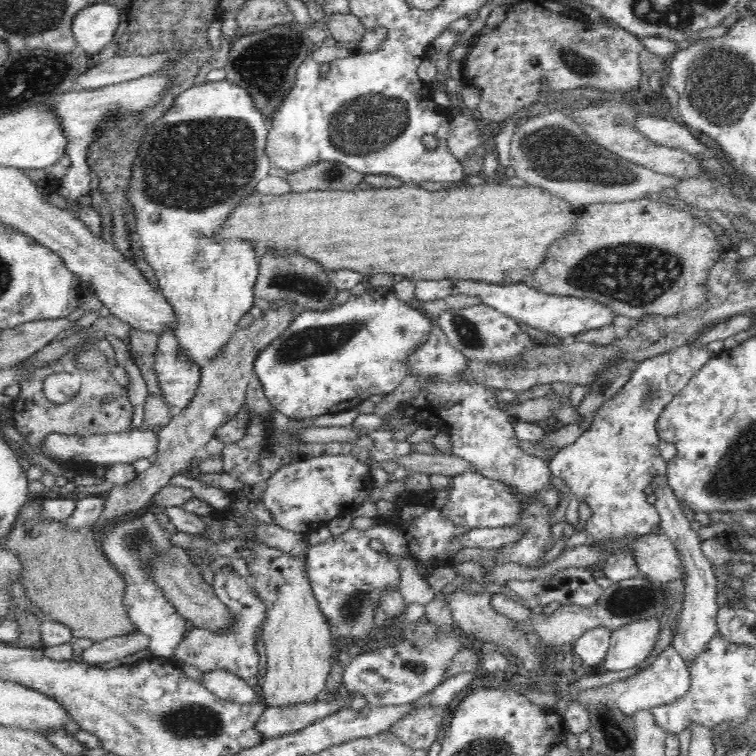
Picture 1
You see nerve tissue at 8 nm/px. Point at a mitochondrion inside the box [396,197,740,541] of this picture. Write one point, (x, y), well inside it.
(636, 275)

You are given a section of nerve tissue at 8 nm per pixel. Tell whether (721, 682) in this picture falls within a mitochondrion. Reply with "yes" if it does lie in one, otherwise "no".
no

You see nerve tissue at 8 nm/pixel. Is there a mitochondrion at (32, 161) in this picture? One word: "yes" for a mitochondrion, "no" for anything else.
no

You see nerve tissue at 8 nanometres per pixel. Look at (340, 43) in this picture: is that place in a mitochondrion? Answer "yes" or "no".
no

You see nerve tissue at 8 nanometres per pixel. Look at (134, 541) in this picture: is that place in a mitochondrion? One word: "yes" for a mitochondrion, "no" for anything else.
yes

